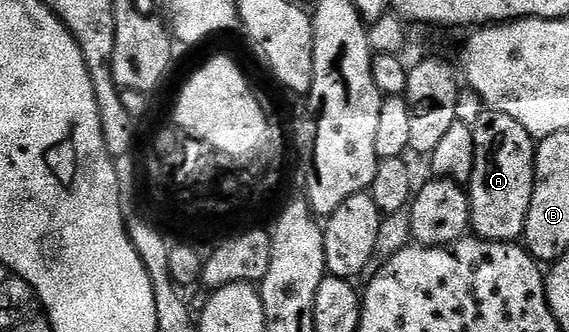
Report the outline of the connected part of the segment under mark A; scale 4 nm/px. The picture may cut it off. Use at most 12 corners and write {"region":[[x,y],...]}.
{"region":[[510,114],[472,127],[468,205],[482,240],[524,235],[536,146]]}

